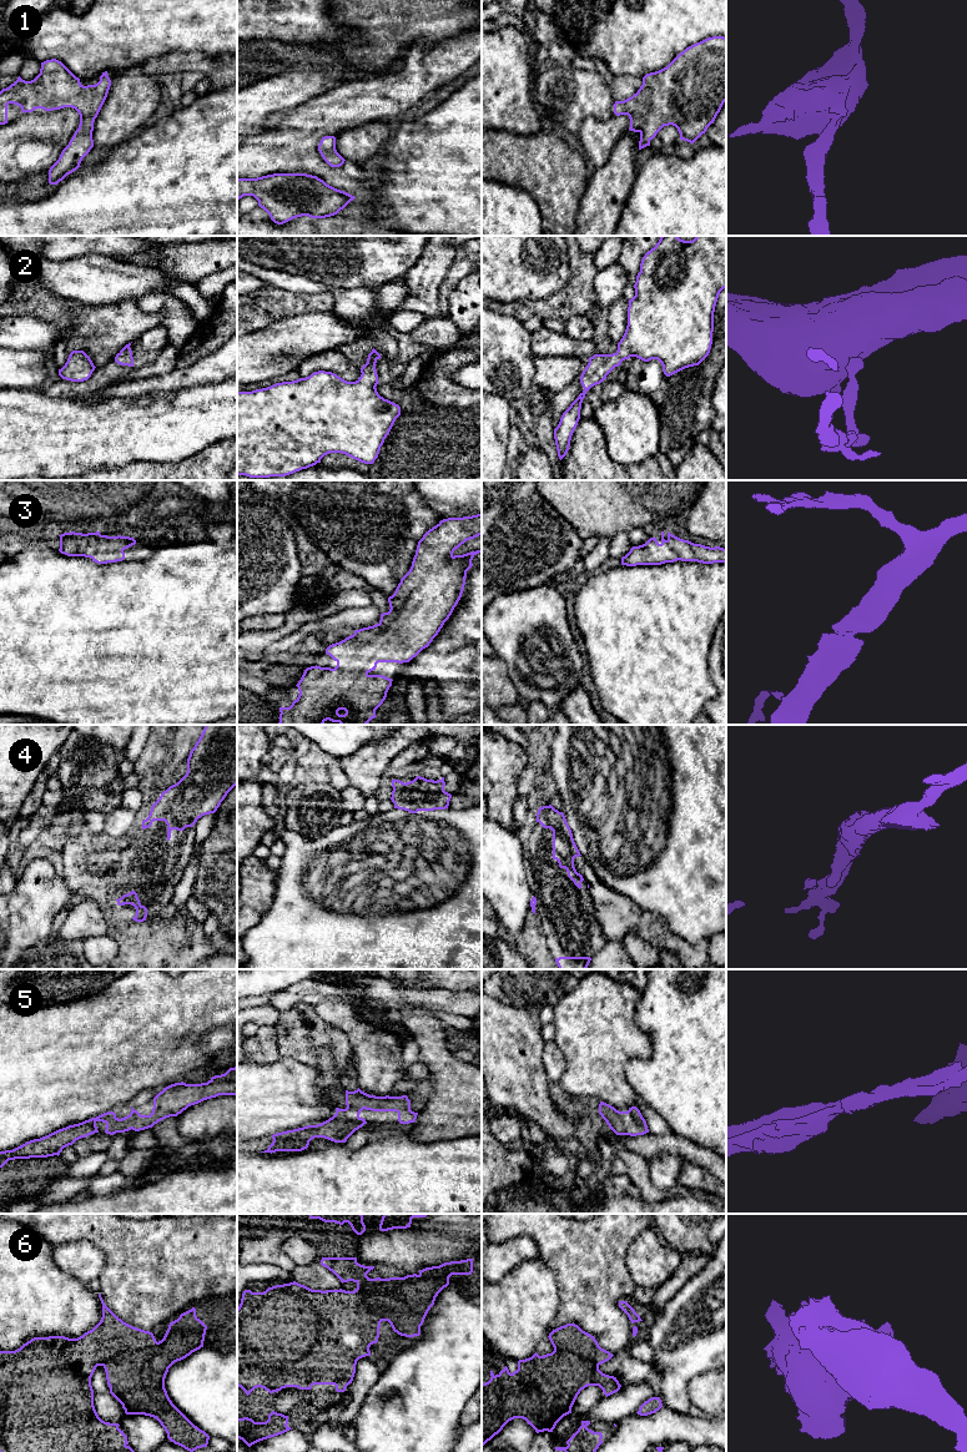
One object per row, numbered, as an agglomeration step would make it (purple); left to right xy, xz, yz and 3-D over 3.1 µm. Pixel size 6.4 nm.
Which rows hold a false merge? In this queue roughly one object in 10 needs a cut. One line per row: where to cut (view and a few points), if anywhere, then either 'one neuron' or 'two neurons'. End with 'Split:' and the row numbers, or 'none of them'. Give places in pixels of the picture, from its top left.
1: no cut | one neuron
2: no cut | one neuron
3: no cut | one neuron
4: no cut | one neuron
5: no cut | one neuron
6: no cut | one neuron
Split: none of them

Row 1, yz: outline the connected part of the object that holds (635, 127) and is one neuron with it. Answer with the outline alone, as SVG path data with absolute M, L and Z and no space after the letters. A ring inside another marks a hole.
M712 36L686 47L666 67L646 74L636 94L613 106L616 116L629 116L629 130L640 133L641 150L669 125L678 128L680 140L694 143L714 123L725 101L726 37Z

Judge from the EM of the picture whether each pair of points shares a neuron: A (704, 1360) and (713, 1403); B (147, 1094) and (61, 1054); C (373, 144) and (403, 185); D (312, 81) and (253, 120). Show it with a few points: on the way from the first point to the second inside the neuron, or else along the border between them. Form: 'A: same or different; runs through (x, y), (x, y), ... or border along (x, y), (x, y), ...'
A: different; border along (713, 1369), (695, 1375), (688, 1385), (686, 1393)
B: different; border along (159, 1087), (141, 1089), (126, 1103)
C: different; border along (393, 134), (379, 154)
D: same; runs through (297, 87), (281, 92), (268, 105)

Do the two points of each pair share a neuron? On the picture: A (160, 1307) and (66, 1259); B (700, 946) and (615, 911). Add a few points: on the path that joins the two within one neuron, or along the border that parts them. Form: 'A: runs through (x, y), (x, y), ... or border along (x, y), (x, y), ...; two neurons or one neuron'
A: border along (99, 1248), (104, 1255), (105, 1265), (96, 1284); two neurons
B: runs through (679, 947), (664, 939), (650, 926), (636, 918); one neuron

